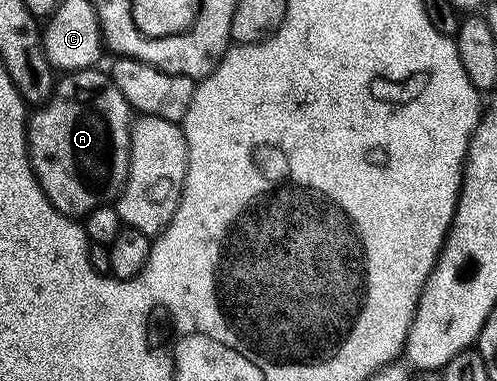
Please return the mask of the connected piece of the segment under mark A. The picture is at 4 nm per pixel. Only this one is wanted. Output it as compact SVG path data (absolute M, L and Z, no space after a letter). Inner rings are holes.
M92 68L90 70L76 70L68 73L66 76L60 77L55 84L55 91L51 93L48 102L38 107L27 119L27 154L31 158L31 167L37 176L37 180L41 184L41 188L45 192L47 199L59 209L62 214L76 220L83 220L88 214L94 212L99 206L110 206L118 199L123 192L123 185L127 182L127 173L129 172L129 164L131 163L131 128L133 125L133 111L131 105L125 100L125 96L121 96L121 92L117 92L117 88L111 82L110 77L106 73L102 74L102 69Z

